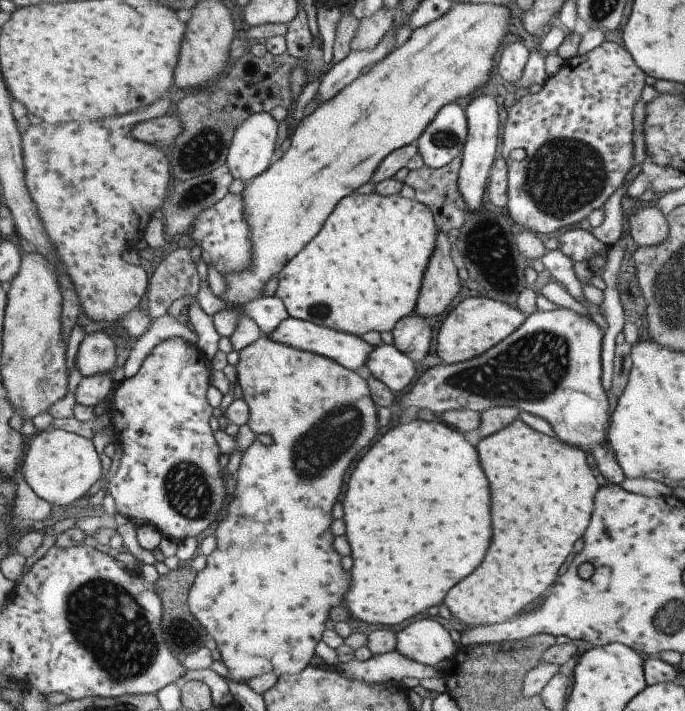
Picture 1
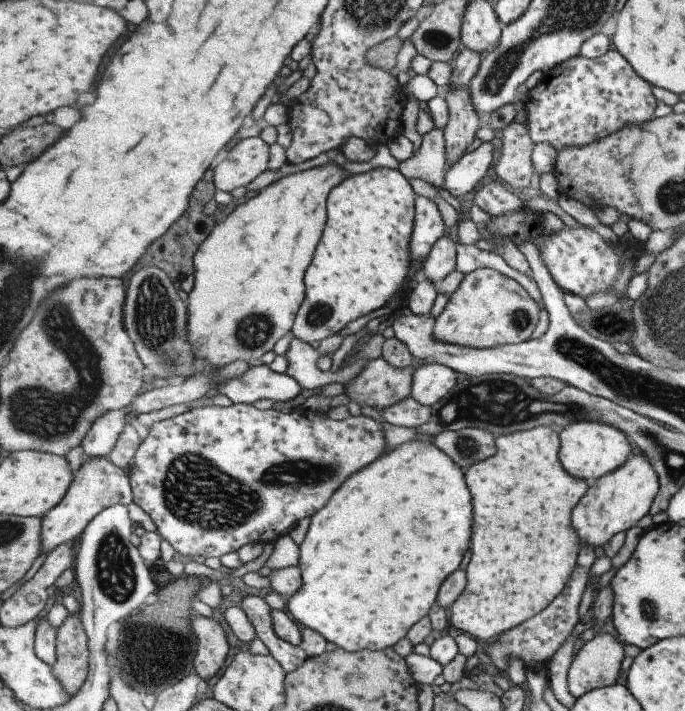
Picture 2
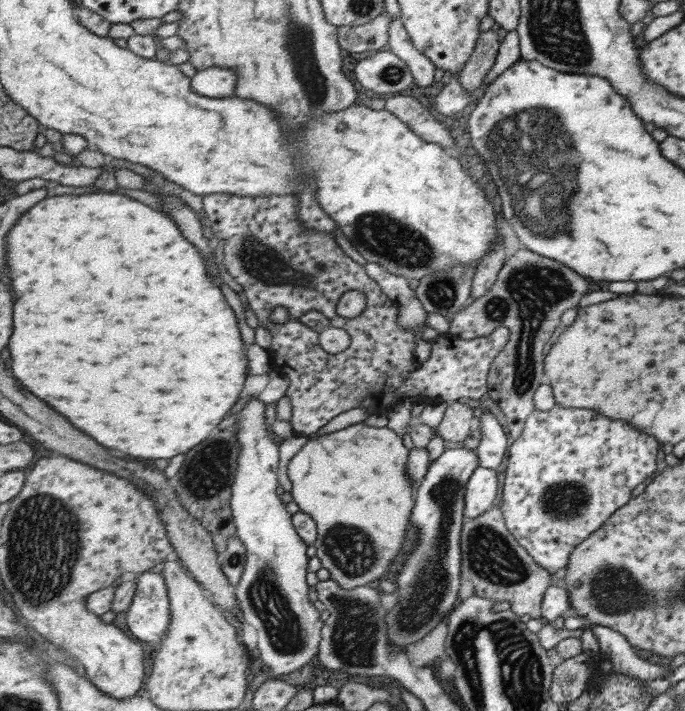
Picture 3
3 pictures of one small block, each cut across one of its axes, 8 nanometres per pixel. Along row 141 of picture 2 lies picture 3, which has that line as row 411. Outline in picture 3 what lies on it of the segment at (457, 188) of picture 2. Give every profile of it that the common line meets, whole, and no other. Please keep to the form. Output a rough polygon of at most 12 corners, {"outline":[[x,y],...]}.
{"outline":[[487,410],[476,425],[479,464],[499,468],[509,452],[509,434]]}

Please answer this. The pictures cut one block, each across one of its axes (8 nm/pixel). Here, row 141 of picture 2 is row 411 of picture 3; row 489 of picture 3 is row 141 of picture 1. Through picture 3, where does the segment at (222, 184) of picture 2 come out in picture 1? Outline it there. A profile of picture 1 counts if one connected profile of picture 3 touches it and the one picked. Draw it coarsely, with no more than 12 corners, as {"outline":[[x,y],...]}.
{"outline":[[254,113],[232,139],[228,166],[250,182],[272,164],[279,122]]}

